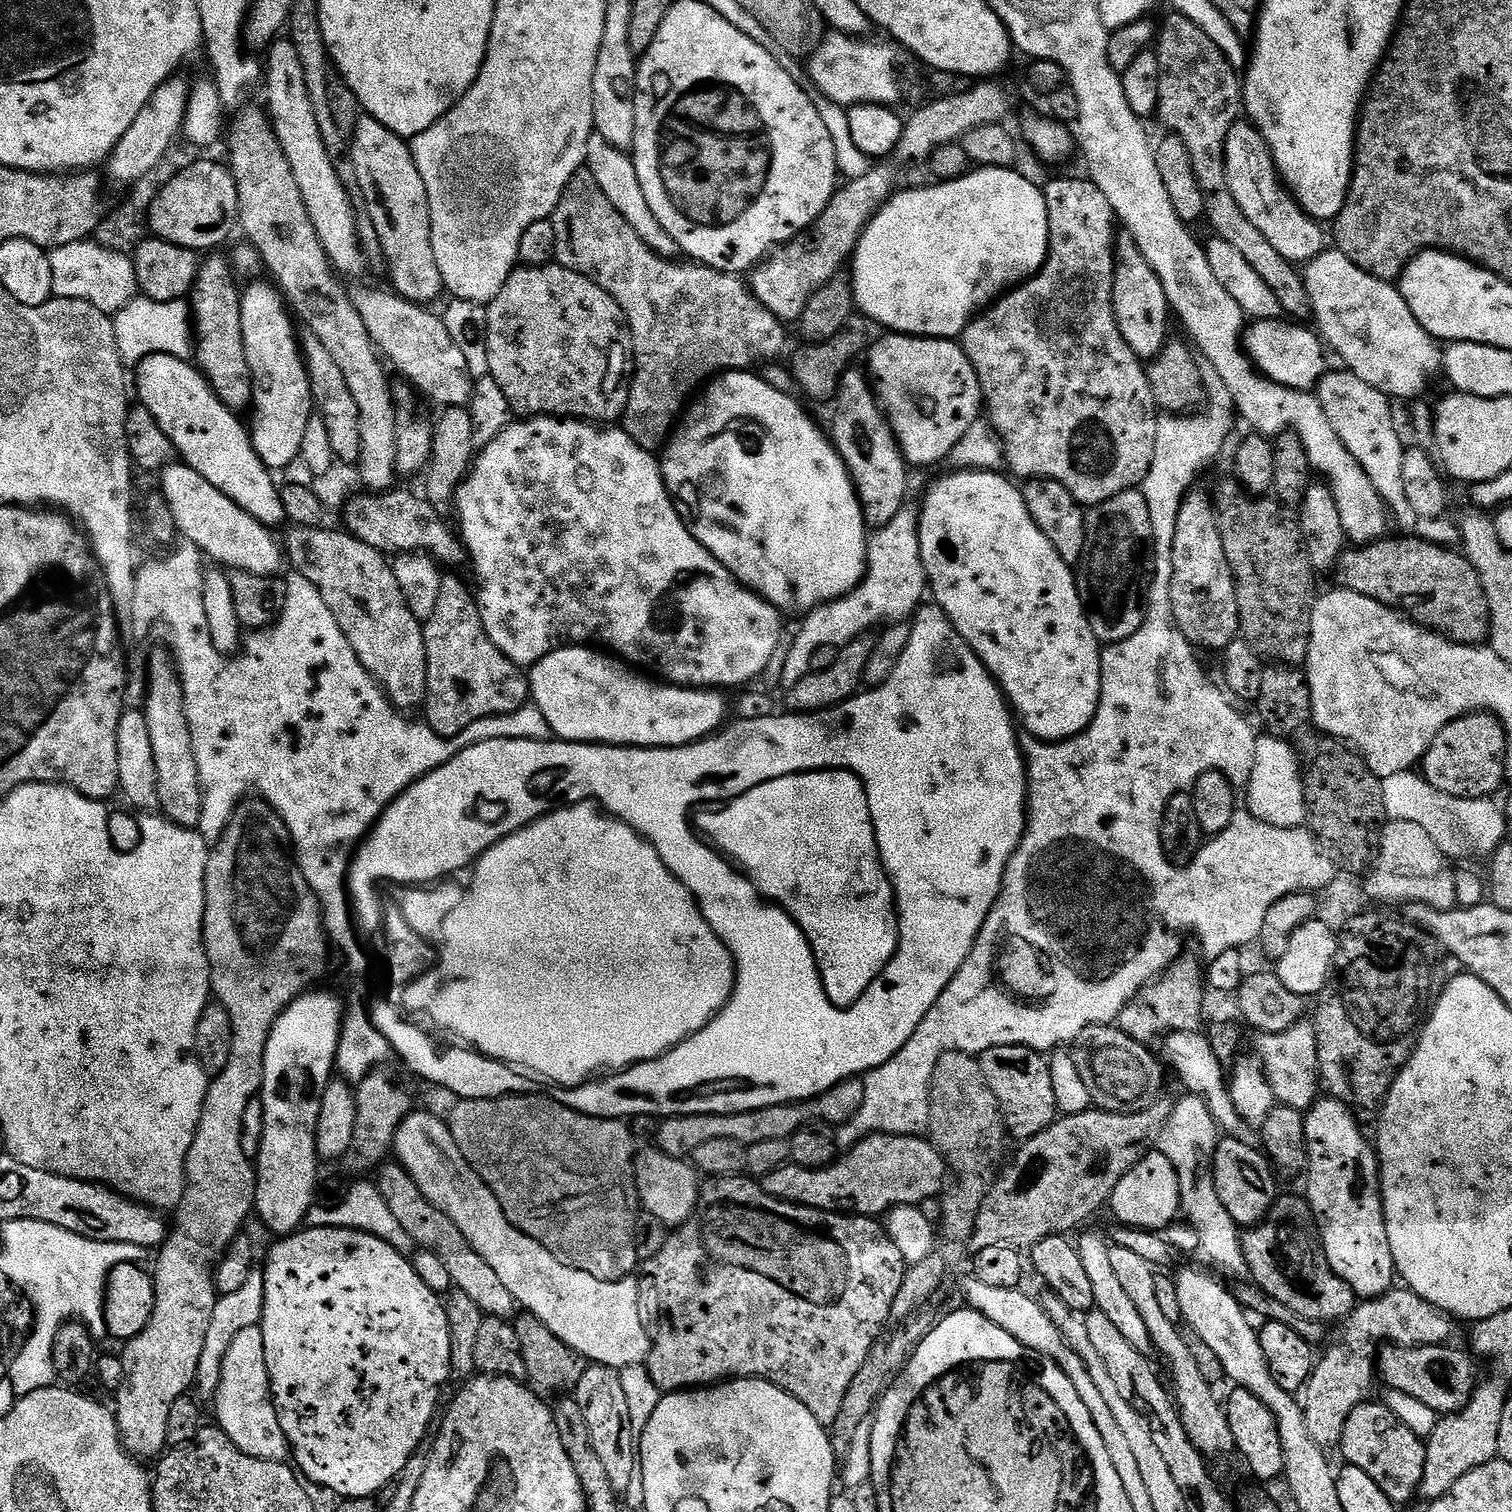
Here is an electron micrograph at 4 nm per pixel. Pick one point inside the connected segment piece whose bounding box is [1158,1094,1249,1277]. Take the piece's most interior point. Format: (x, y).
(1189, 1139)

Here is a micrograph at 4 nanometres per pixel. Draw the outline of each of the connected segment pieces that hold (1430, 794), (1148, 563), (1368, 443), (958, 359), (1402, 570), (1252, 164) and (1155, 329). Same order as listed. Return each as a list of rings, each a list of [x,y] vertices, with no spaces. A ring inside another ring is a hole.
[[[1409,770],[1402,774],[1390,774],[1390,778],[1380,781],[1382,786],[1382,806],[1389,821],[1416,822],[1430,834],[1438,850],[1448,860],[1484,860],[1487,861],[1500,849],[1509,835],[1504,809],[1495,799],[1467,800],[1442,794],[1434,790],[1419,771]]]
[[[1131,488],[1122,494],[1114,494],[1114,498],[1106,502],[1091,505],[1084,517],[1084,529],[1086,530],[1085,553],[1076,572],[1076,585],[1097,640],[1104,646],[1117,644],[1130,638],[1130,634],[1138,634],[1138,630],[1142,630],[1142,622],[1146,622],[1148,617],[1148,599],[1152,593],[1154,549],[1150,506],[1146,506],[1143,491],[1140,488]]]
[[[1332,370],[1325,373],[1323,379],[1317,384],[1316,395],[1320,405],[1330,421],[1330,426],[1342,439],[1343,445],[1370,476],[1380,497],[1388,506],[1395,525],[1397,522],[1406,531],[1403,533],[1411,533],[1408,531],[1417,525],[1419,526],[1420,519],[1411,509],[1410,504],[1406,502],[1402,467],[1407,449],[1396,426],[1396,420],[1390,406],[1391,399],[1352,372],[1339,371]]]
[[[884,334],[880,341],[867,349],[868,365],[866,371],[874,385],[874,391],[888,417],[890,426],[900,443],[900,453],[913,469],[932,468],[949,459],[954,446],[962,436],[981,419],[985,411],[982,386],[978,374],[955,339],[938,336],[906,336],[903,334]]]
[[[1385,538],[1376,540],[1372,544],[1362,544],[1359,546],[1352,546],[1345,551],[1341,556],[1340,561],[1336,563],[1334,569],[1334,577],[1341,589],[1357,592],[1366,598],[1374,598],[1379,604],[1384,604],[1387,608],[1395,608],[1397,612],[1403,614],[1407,619],[1411,620],[1413,624],[1419,624],[1420,627],[1428,629],[1429,632],[1436,632],[1440,636],[1445,636],[1446,639],[1451,640],[1454,644],[1474,644],[1477,646],[1483,645],[1485,641],[1492,635],[1492,627],[1490,626],[1490,606],[1486,602],[1486,590],[1482,586],[1482,578],[1478,578],[1478,570],[1474,570],[1472,563],[1468,561],[1467,556],[1463,551],[1456,550],[1451,552],[1448,548],[1443,548],[1440,544],[1431,544],[1428,540],[1408,540],[1412,538],[1402,538],[1406,540],[1392,540],[1393,538]]]
[[[1238,122],[1232,127],[1230,134],[1226,134],[1226,182],[1230,182],[1230,194],[1234,194],[1234,202],[1238,202],[1242,214],[1246,214],[1250,222],[1254,222],[1255,228],[1270,242],[1270,246],[1274,246],[1274,250],[1278,250],[1278,254],[1282,254],[1282,258],[1294,265],[1306,266],[1326,251],[1324,232],[1320,229],[1323,227],[1301,208],[1296,197],[1288,191],[1276,171],[1276,163],[1268,143],[1251,122]]]
[[[1127,230],[1121,231],[1121,236],[1119,233],[1115,237],[1114,251],[1116,253],[1116,269],[1114,270],[1112,305],[1118,322],[1118,330],[1122,334],[1122,338],[1126,338],[1130,350],[1134,350],[1134,354],[1140,357],[1141,361],[1151,362],[1164,348],[1170,336],[1170,333],[1168,333],[1170,309],[1166,298],[1166,290],[1162,290],[1162,282],[1158,282],[1158,274],[1154,274],[1154,270],[1150,268],[1150,262],[1142,256],[1142,250],[1139,249],[1131,233]]]

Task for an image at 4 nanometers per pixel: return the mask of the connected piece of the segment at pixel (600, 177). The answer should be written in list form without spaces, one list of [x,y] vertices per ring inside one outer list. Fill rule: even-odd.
[[[594,134],[590,138],[590,146],[586,148],[586,158],[590,174],[594,174],[598,186],[602,186],[606,198],[610,198],[610,202],[614,205],[614,210],[618,210],[618,214],[622,214],[622,218],[630,222],[634,234],[638,234],[638,238],[642,238],[642,242],[646,242],[646,246],[650,246],[650,250],[654,250],[660,256],[675,257],[678,249],[674,238],[670,238],[670,234],[662,230],[654,210],[650,210],[649,204],[646,203],[646,193],[638,183],[638,170],[634,170],[631,155],[623,148],[612,146],[606,138]]]

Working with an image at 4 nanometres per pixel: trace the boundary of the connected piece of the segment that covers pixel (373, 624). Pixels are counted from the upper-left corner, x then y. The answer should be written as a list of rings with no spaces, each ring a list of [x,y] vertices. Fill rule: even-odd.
[[[292,526],[287,530],[282,536],[282,552],[287,563],[289,560],[294,571],[322,594],[322,602],[330,606],[330,614],[334,614],[342,634],[346,634],[346,642],[358,654],[358,662],[362,662],[380,685],[393,708],[408,714],[411,708],[419,704],[421,707],[428,695],[424,626],[410,614],[389,557],[374,546],[366,546],[366,542],[347,530],[335,532],[331,526]]]

